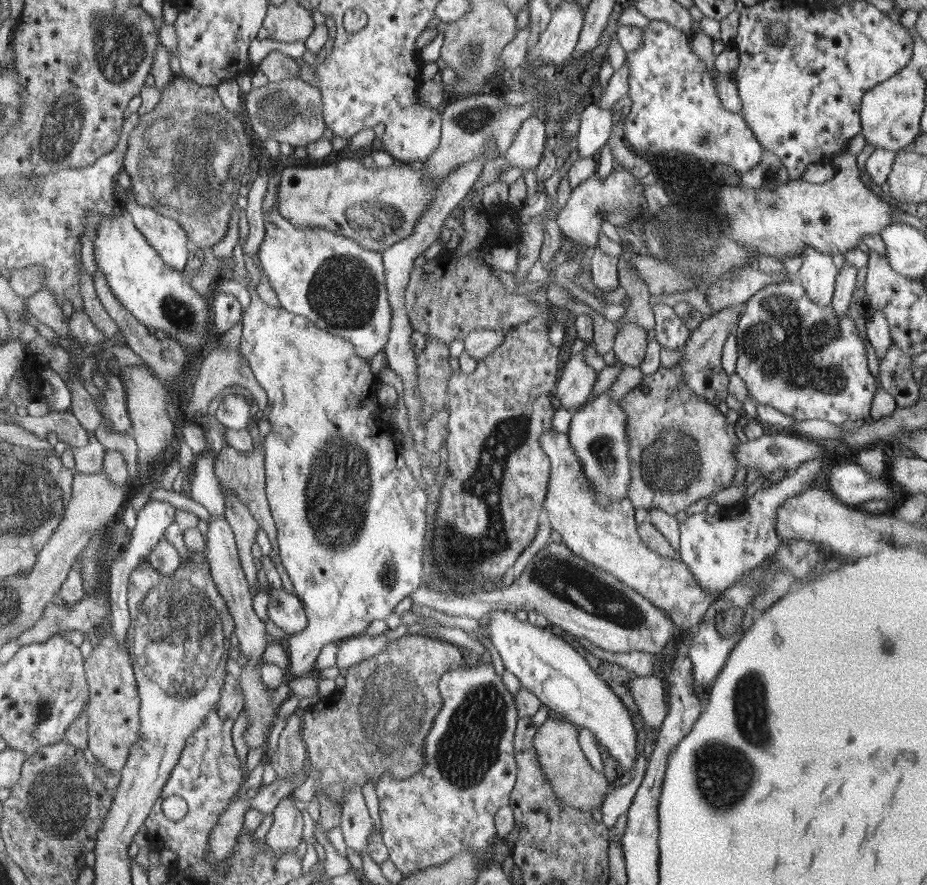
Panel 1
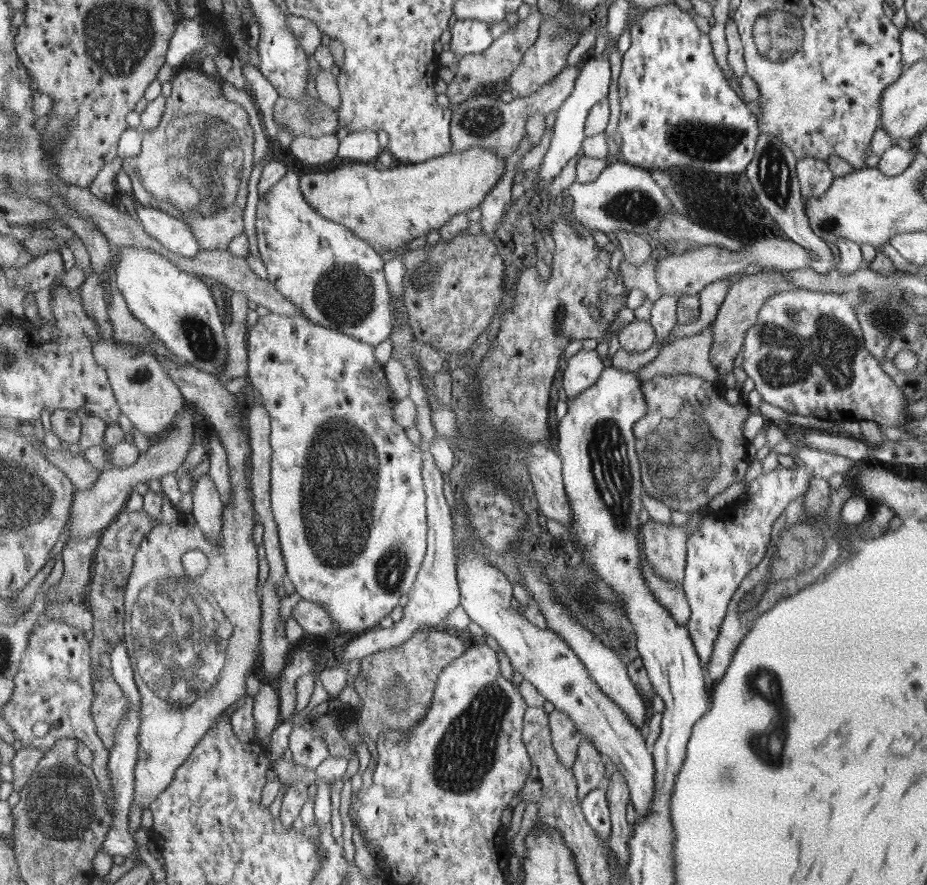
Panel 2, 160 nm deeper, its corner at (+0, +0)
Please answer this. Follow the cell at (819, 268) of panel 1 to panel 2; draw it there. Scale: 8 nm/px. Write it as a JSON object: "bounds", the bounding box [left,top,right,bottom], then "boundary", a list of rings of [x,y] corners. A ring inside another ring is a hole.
{"bounds":[746,134,834,274],"boundary":[[[759,134],[755,146],[755,156],[746,168],[746,177],[752,183],[758,206],[763,212],[769,214],[786,236],[803,246],[811,256],[810,270],[816,274],[828,274],[834,270],[831,260],[833,255],[828,247],[810,226],[804,204],[802,204],[800,184],[797,177],[797,159],[792,150],[781,142],[781,139]]]}

